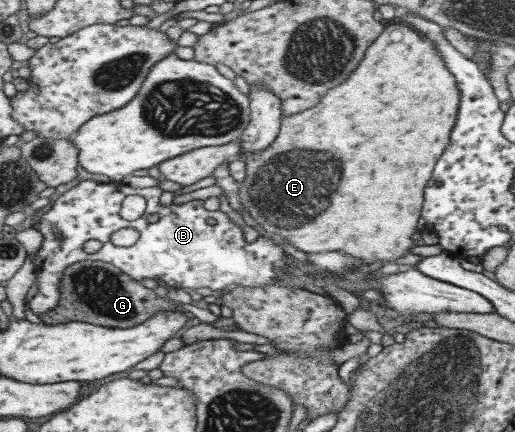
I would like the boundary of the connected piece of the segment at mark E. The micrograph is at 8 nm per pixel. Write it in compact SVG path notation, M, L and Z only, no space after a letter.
M405 23L389 24L367 48L357 69L352 71L343 83L329 89L315 107L282 118L280 132L267 149L255 153L241 152L239 154L246 163L246 176L240 183L238 193L240 202L251 217L267 231L268 235L290 243L299 251L307 254L343 252L348 256L359 258L362 264L370 264L374 261L399 262L400 257L407 254L409 249L417 244L411 240L411 235L416 232L417 223L421 217L423 189L433 173L433 165L437 157L441 157L441 153L445 151L449 143L449 135L457 121L459 100L461 100L461 93L459 93L456 79L449 68L446 68L435 44Z

